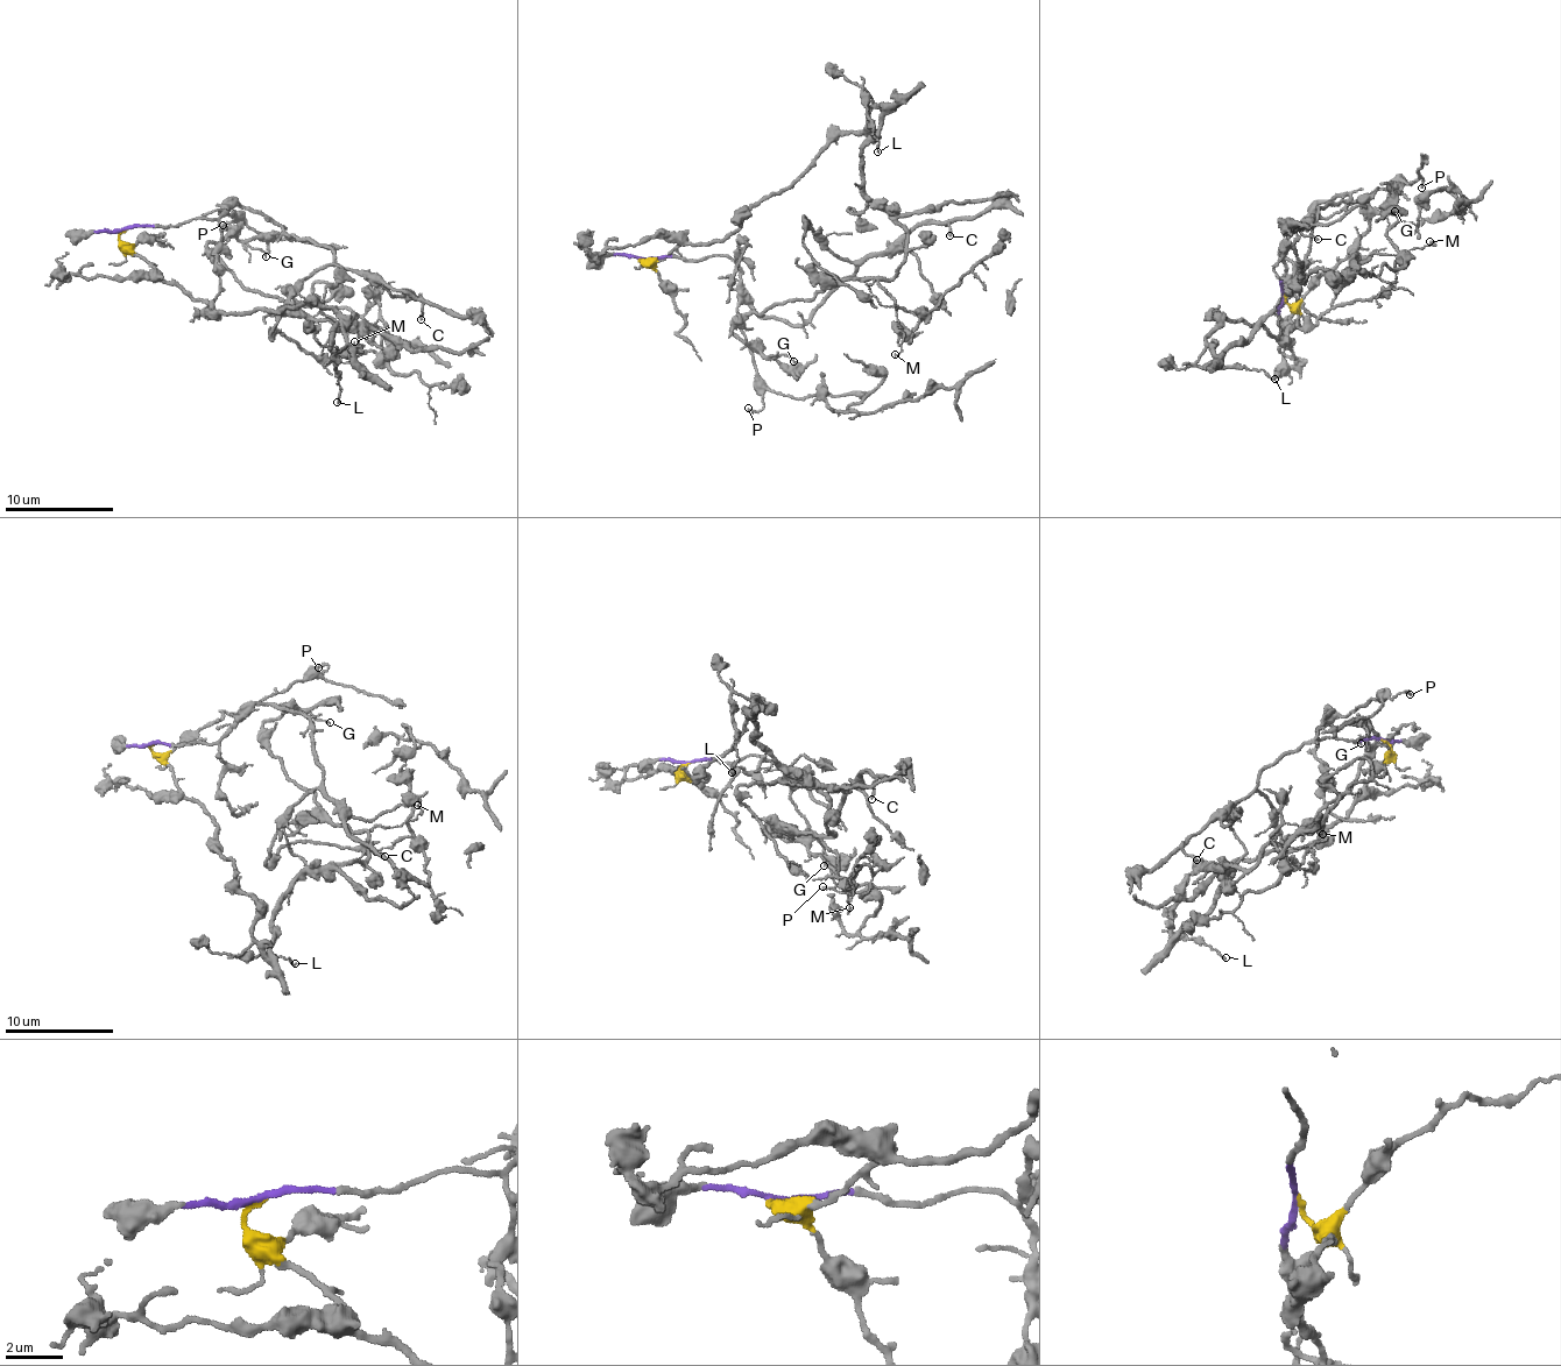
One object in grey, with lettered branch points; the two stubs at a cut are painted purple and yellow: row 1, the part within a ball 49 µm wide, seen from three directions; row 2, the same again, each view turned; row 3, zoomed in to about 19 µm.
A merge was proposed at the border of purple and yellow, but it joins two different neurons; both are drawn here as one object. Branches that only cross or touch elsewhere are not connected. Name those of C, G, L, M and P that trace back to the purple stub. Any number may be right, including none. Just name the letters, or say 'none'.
C, P

